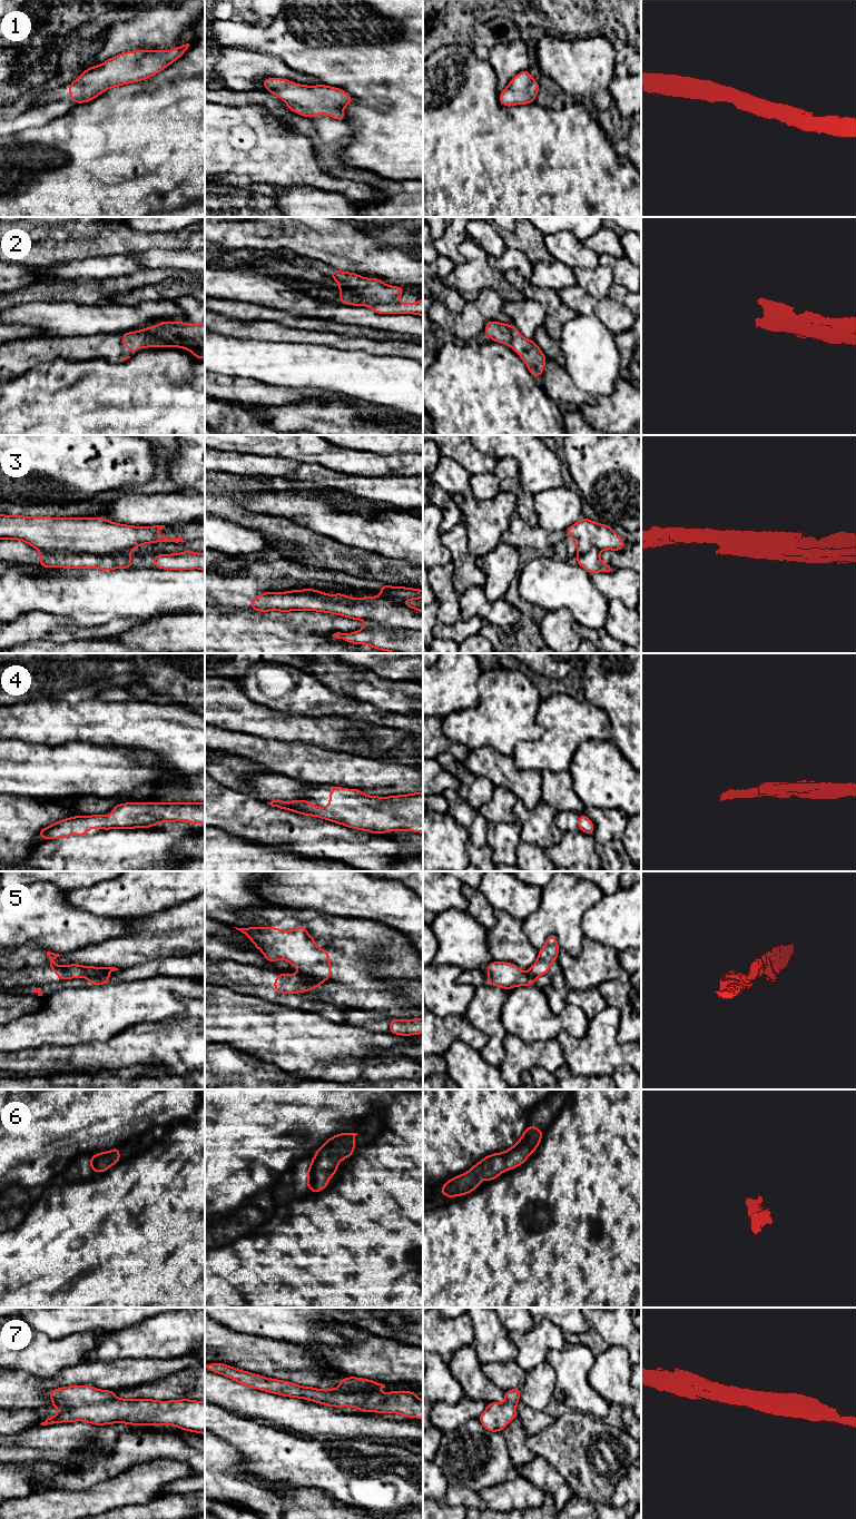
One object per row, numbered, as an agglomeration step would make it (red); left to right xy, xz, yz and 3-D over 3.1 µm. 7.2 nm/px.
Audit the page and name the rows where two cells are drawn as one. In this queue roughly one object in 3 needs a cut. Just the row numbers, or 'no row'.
3, 5

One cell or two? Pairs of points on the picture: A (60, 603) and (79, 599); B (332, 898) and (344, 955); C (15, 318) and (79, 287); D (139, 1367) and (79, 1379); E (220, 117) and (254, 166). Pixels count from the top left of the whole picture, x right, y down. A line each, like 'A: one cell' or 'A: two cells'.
A: one cell
B: two cells
C: two cells
D: one cell
E: one cell

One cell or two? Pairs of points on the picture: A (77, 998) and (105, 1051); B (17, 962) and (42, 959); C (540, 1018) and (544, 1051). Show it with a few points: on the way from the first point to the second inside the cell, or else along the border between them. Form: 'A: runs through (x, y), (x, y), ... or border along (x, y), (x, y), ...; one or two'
A: border along (124, 1031), (101, 1043), (86, 1043), (75, 1046); two
B: runs through (23, 962), (36, 962); one
C: border along (518, 1036), (528, 1043), (554, 1039); two

